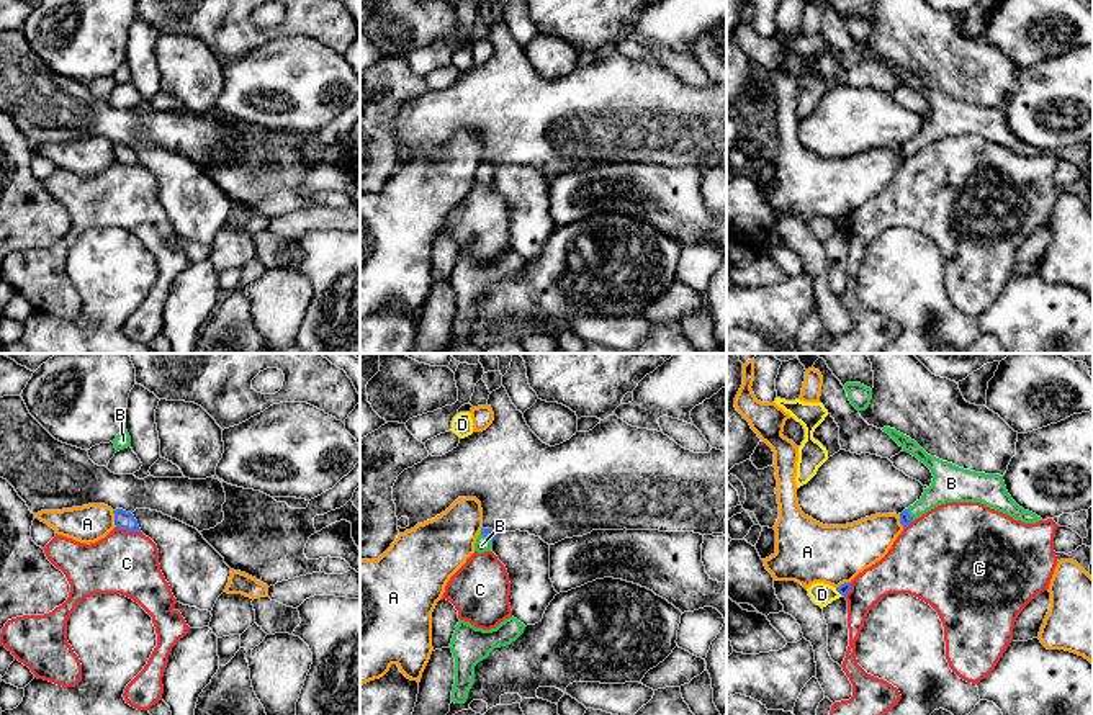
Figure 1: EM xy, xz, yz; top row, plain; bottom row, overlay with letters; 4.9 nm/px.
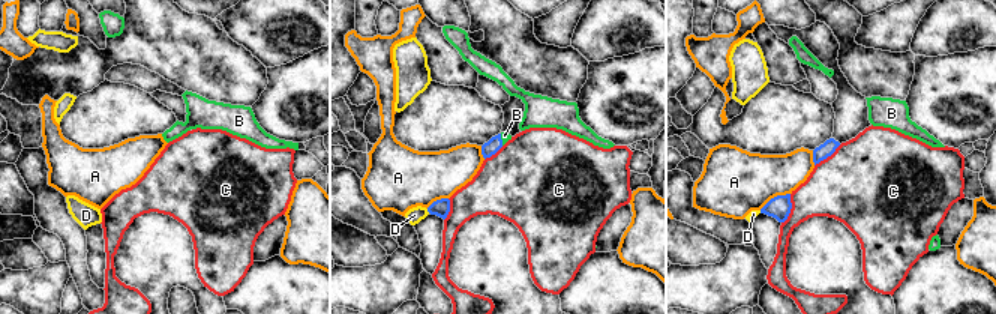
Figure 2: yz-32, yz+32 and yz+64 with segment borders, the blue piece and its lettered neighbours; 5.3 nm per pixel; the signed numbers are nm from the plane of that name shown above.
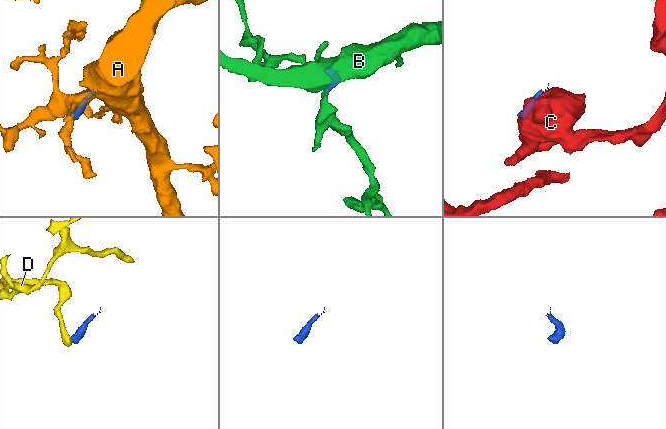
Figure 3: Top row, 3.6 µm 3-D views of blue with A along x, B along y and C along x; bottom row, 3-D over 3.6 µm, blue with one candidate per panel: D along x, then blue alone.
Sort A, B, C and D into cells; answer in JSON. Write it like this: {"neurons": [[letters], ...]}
{"neurons": [["A"], ["B"], ["C"], ["D"]]}

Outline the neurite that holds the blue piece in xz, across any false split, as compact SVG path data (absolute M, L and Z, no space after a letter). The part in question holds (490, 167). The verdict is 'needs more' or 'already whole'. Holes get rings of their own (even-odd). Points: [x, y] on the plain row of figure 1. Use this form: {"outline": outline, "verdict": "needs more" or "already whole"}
{"outline": "M481 162L476 177L475 177L475 185L484 187L493 183L493 175L496 173L497 165L493 162Z", "verdict": "needs more"}

